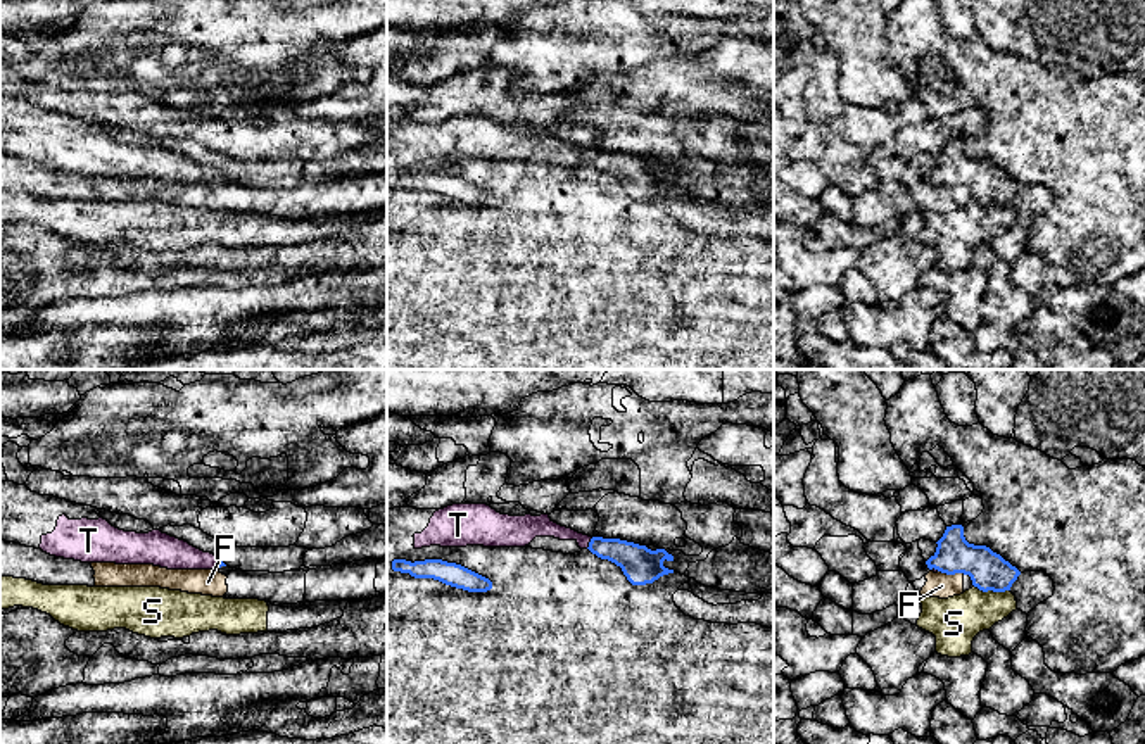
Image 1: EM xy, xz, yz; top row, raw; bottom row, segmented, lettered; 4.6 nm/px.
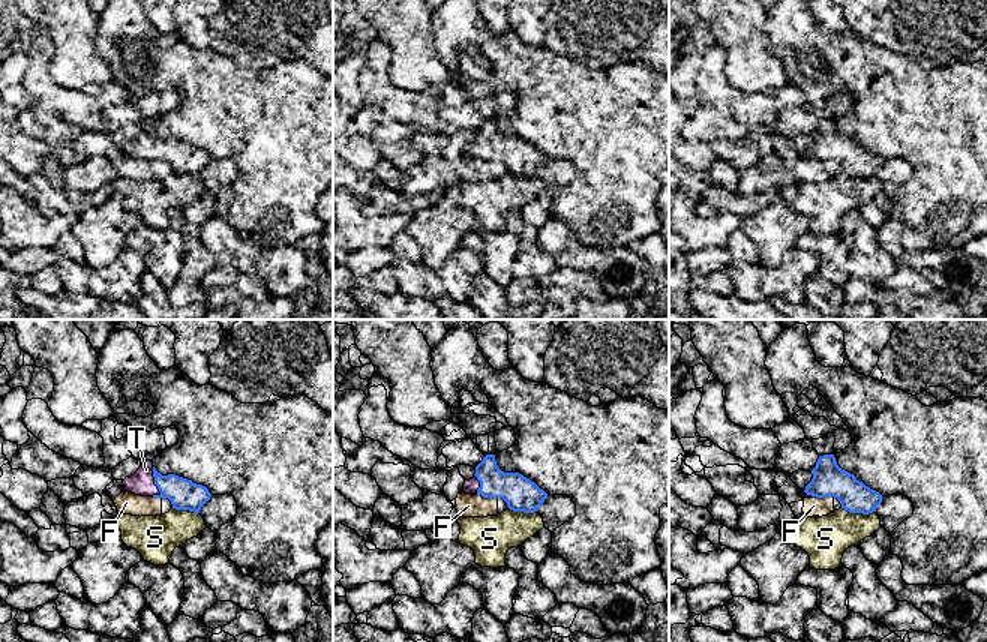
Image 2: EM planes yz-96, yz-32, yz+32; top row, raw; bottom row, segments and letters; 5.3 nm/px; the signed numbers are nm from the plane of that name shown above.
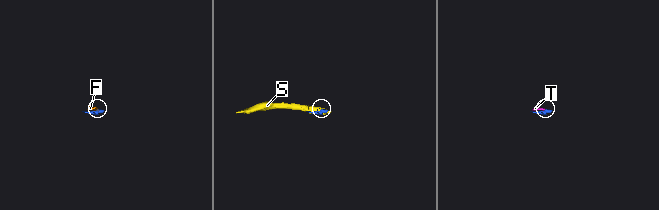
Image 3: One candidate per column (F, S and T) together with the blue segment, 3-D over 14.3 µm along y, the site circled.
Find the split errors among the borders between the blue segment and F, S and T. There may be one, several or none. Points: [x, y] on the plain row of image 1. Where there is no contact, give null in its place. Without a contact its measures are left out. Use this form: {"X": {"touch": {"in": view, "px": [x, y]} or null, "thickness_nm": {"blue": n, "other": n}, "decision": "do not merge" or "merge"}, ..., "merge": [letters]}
{"F": {"touch": {"in": "yz", "px": [952, 187]}, "thickness_nm": {"blue": 180, "other": 120}, "decision": "do not merge"}, "S": {"touch": {"in": "yz", "px": [992, 202]}, "thickness_nm": {"blue": 180, "other": 220}, "decision": "do not merge"}, "T": {"touch": {"in": "xz", "px": [589, 156]}, "thickness_nm": {"blue": 160, "other": 100}, "decision": "merge"}, "merge": ["T"]}

